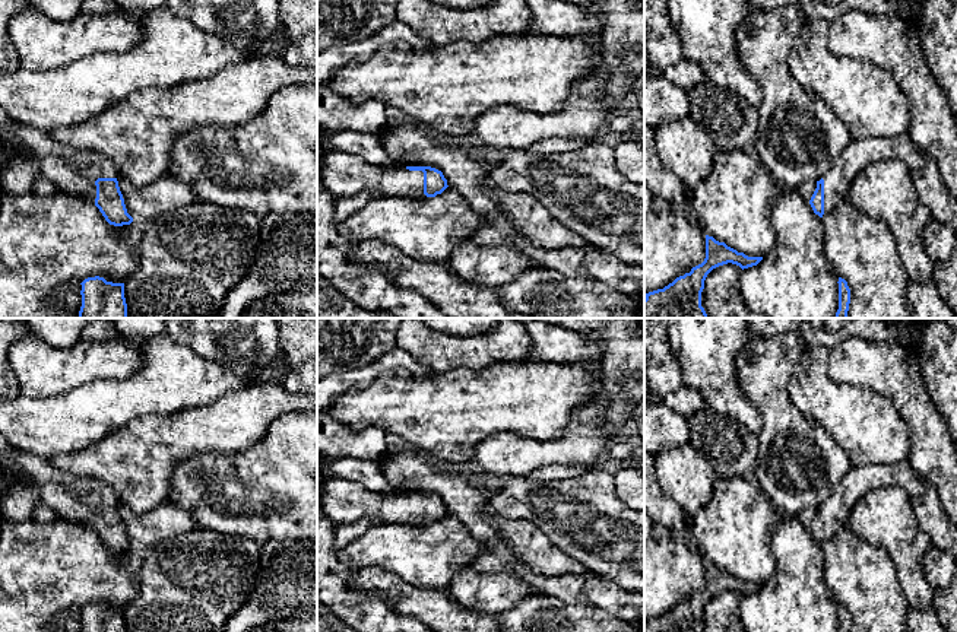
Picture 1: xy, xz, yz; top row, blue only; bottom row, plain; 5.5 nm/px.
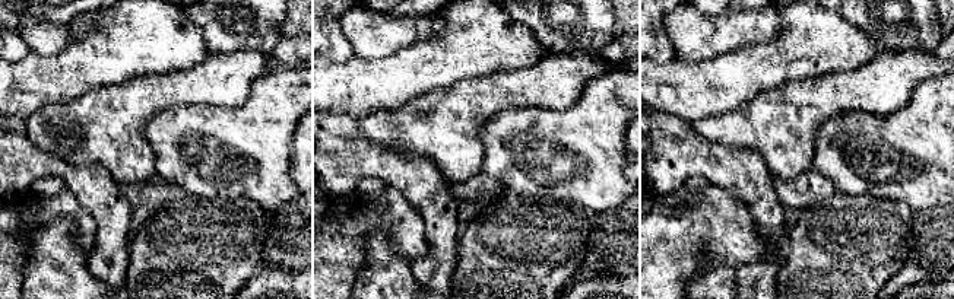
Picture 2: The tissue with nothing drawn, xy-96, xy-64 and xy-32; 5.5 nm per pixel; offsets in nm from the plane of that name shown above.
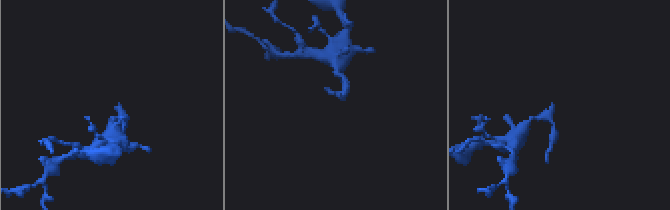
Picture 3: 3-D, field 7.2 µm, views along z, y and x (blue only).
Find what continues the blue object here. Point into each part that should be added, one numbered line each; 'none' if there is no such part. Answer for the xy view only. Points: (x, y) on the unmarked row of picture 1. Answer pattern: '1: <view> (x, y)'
1: xy (73, 498)

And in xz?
1: xz (341, 499)

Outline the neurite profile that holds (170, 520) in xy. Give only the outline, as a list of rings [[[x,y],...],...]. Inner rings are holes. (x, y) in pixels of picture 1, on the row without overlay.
[[[165,501],[146,514],[137,514],[121,502],[118,502],[117,508],[127,540],[140,550],[156,546],[165,539],[175,539],[202,528],[188,508],[171,501]]]

